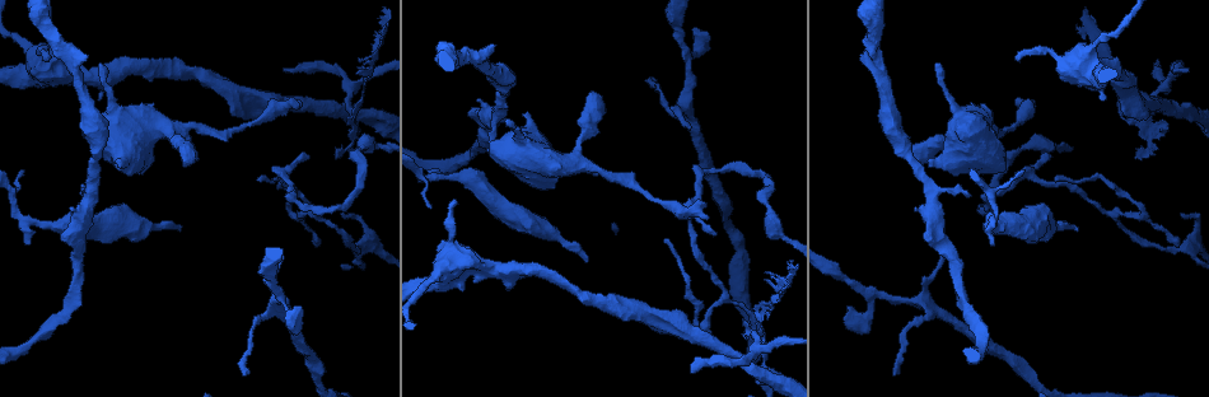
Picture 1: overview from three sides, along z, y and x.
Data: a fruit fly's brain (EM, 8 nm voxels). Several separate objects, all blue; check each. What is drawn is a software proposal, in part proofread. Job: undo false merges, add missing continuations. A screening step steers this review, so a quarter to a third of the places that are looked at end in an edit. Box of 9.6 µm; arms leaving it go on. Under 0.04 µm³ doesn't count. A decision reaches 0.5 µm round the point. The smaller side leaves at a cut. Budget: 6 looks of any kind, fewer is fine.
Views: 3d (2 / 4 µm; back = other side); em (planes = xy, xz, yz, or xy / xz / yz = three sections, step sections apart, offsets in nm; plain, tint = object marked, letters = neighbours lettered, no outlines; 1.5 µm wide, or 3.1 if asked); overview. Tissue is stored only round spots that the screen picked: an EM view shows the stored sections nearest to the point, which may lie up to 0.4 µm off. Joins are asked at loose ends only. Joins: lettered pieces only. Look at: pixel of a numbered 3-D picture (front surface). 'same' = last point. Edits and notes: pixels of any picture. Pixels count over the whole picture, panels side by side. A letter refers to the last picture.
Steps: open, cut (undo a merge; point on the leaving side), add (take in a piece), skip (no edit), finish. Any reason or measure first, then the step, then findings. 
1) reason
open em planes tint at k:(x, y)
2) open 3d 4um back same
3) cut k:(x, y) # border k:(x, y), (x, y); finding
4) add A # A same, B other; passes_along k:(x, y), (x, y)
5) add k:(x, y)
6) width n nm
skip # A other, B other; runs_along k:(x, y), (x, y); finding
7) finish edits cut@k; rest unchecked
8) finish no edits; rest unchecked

thin end
open em planes letters at 1:(689, 128)

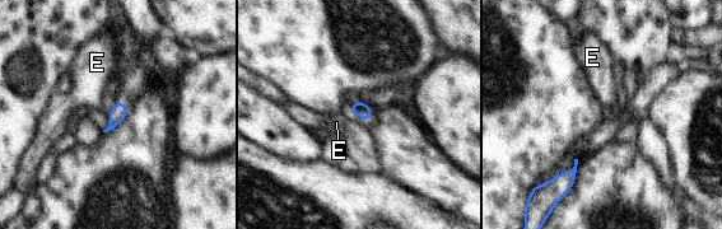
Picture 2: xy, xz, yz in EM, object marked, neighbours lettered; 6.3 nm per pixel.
skip # E other; border 2:(350, 108), (353, 112); no lettered piece goes on from it

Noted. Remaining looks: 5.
an open end
open em xz step 4 letters at 1:(179, 230)

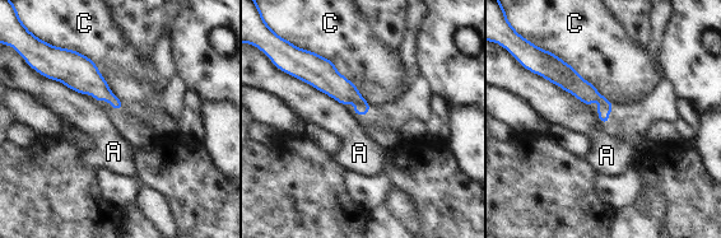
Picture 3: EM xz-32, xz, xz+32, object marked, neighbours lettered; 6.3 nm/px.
skip # A other, C other; border 3:(550, 52), (566, 61), (613, 104); no lettered piece goes on from it

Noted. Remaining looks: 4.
free end
open em planes letters at 1:(691, 370)

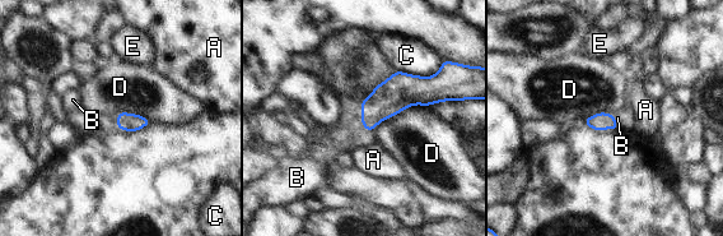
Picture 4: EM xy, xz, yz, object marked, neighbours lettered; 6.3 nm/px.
add B # A other, B same, C other, D other, E other; passes_along 4:(388, 98), (367, 129), (337, 139); it goes on there

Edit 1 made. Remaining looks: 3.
finish edits add@4; rest unchecked

